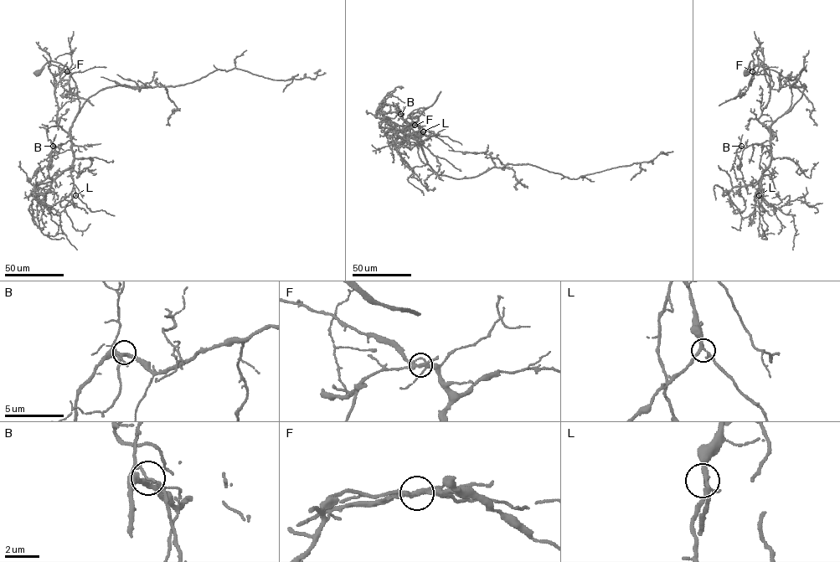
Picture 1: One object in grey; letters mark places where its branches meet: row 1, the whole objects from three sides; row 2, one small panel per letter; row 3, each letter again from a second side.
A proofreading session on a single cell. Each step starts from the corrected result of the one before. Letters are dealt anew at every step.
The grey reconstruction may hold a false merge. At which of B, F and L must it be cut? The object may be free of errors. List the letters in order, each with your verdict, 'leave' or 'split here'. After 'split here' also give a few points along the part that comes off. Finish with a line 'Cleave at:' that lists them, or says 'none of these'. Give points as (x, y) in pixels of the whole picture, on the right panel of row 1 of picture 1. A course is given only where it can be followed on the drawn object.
B: leave
F: split here | (752, 71), (747, 89), (734, 98), (740, 96), (745, 89)
L: leave
Cleave at: F

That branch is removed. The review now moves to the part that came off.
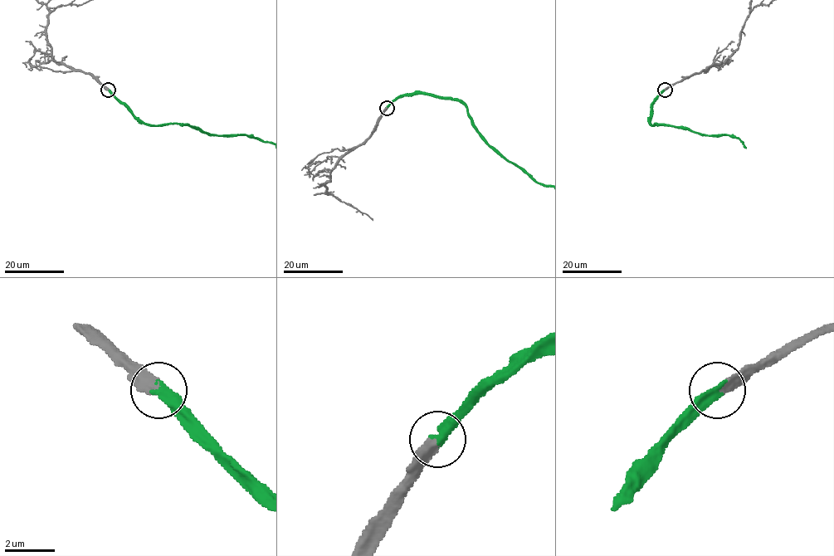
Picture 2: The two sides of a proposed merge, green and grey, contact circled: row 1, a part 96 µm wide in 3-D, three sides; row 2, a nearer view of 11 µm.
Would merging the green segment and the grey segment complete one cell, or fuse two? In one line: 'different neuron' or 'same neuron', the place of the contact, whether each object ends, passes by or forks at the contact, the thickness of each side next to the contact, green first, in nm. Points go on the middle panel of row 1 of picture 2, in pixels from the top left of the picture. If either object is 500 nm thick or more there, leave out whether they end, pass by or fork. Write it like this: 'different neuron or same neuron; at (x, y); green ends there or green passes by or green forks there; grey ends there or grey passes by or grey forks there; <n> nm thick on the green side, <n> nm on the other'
same neuron; at (387, 108); green ends there; grey ends there; 420 nm thick on the green side, 400 nm on the other

